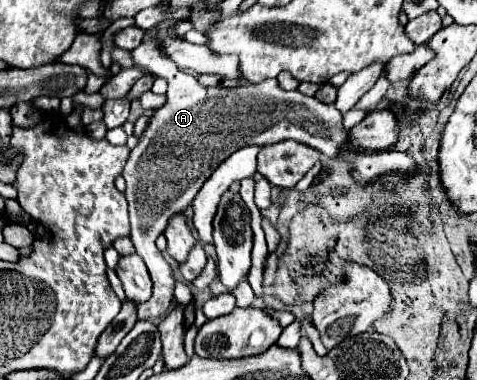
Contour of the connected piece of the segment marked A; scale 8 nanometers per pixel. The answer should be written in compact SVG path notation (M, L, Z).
M160 26L146 30L144 42L128 52L132 62L160 76L168 82L168 102L154 112L140 142L130 150L124 166L126 200L130 206L130 240L136 254L144 260L152 278L152 296L144 304L138 304L138 320L158 318L170 310L174 300L174 276L170 264L156 248L158 234L164 232L168 218L186 210L194 196L202 188L204 180L214 168L226 160L234 150L250 144L266 146L282 140L296 140L320 150L324 156L336 160L350 160L350 174L356 184L372 184L380 176L396 174L400 178L414 176L420 168L406 152L396 150L350 150L350 130L342 126L342 112L334 104L320 102L314 96L304 96L298 90L286 92L278 86L278 80L266 80L260 84L242 84L236 88L206 88L200 86L192 74L182 72L176 62L160 46Z

